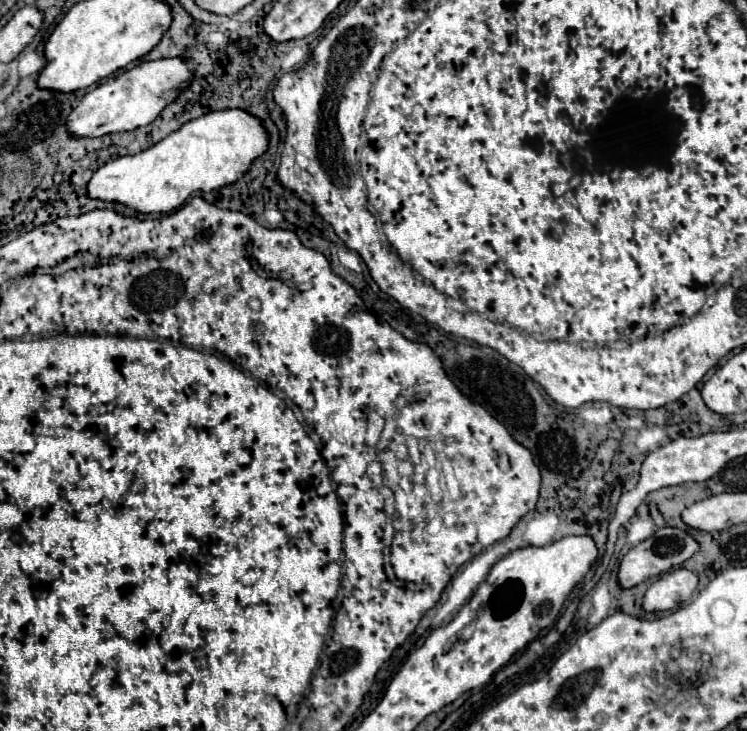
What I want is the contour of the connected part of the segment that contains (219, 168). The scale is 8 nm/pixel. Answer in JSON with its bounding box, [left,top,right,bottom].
[87,109,269,213]

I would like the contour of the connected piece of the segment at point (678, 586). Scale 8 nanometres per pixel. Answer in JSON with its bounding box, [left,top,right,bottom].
[643,569,697,613]

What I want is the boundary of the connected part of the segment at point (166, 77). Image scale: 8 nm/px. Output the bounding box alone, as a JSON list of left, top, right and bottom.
[67,57,193,137]

